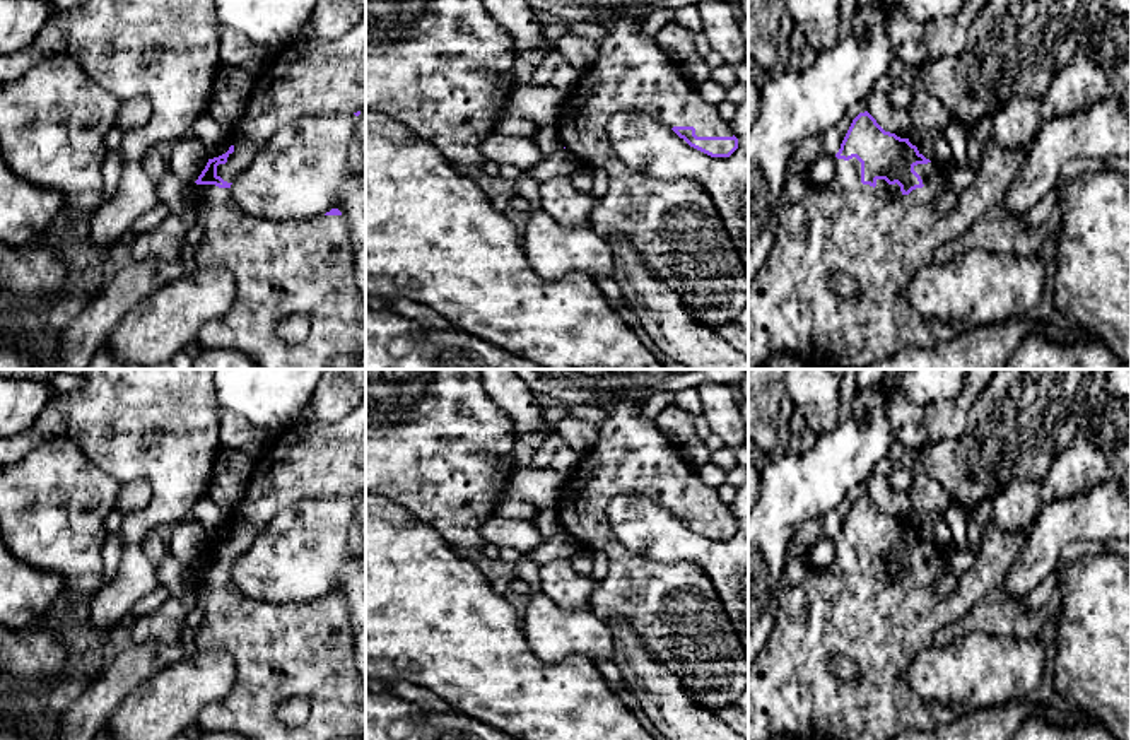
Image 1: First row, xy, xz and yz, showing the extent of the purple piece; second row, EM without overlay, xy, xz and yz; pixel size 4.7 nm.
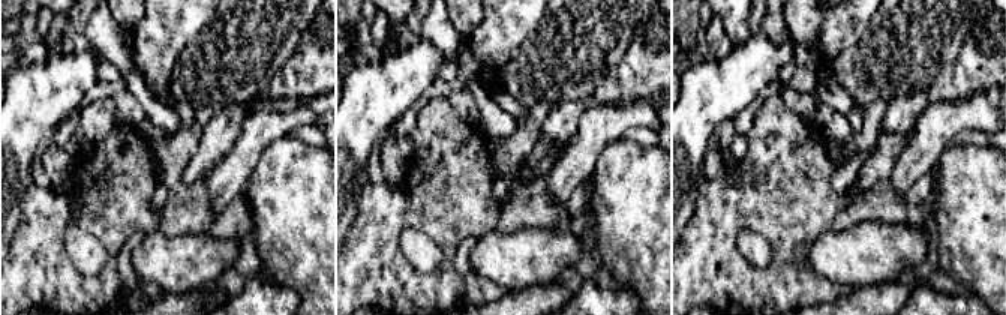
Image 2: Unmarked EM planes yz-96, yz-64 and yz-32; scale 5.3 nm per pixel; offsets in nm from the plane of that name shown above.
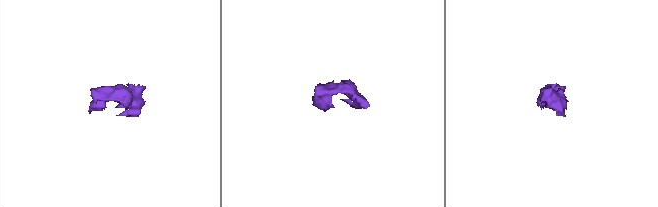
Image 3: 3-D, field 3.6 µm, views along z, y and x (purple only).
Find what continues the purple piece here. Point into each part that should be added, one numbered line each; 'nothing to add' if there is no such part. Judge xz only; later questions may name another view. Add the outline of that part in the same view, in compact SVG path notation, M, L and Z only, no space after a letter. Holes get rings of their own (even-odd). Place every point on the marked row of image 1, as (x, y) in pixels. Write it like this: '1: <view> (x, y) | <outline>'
1: xz (675, 226) | M618 17L603 22L607 34L598 41L596 62L583 70L562 103L555 123L560 144L584 166L603 169L610 178L607 195L589 212L591 231L607 241L629 239L646 267L680 294L699 323L712 328L733 325L748 304L748 273L709 193L690 178L663 181L634 171L618 161L608 140L607 123L618 111L648 113L670 128L694 126L697 137L733 137L731 123L702 99L682 75L680 63L659 48L654 36L641 32L641 21Z

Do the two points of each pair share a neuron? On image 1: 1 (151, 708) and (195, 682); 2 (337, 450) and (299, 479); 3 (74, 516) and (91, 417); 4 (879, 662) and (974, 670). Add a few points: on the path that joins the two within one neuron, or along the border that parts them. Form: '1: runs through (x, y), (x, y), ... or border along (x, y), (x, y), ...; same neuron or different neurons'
1: runs through (161, 708), (185, 687); same neuron
2: runs through (328, 458), (318, 460), (308, 470); same neuron
3: border along (46, 441), (70, 440), (115, 481); different neurons
4: border along (933, 645), (908, 674), (909, 686), (928, 701); different neurons

